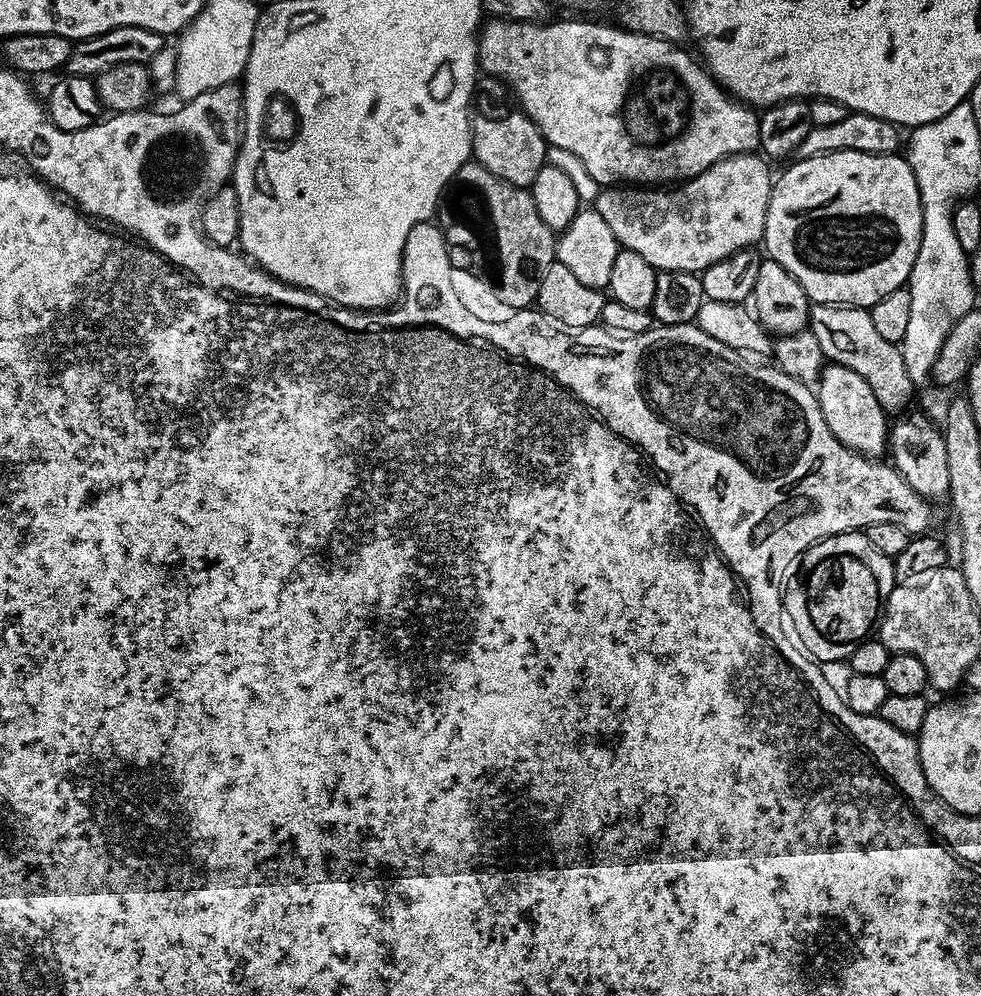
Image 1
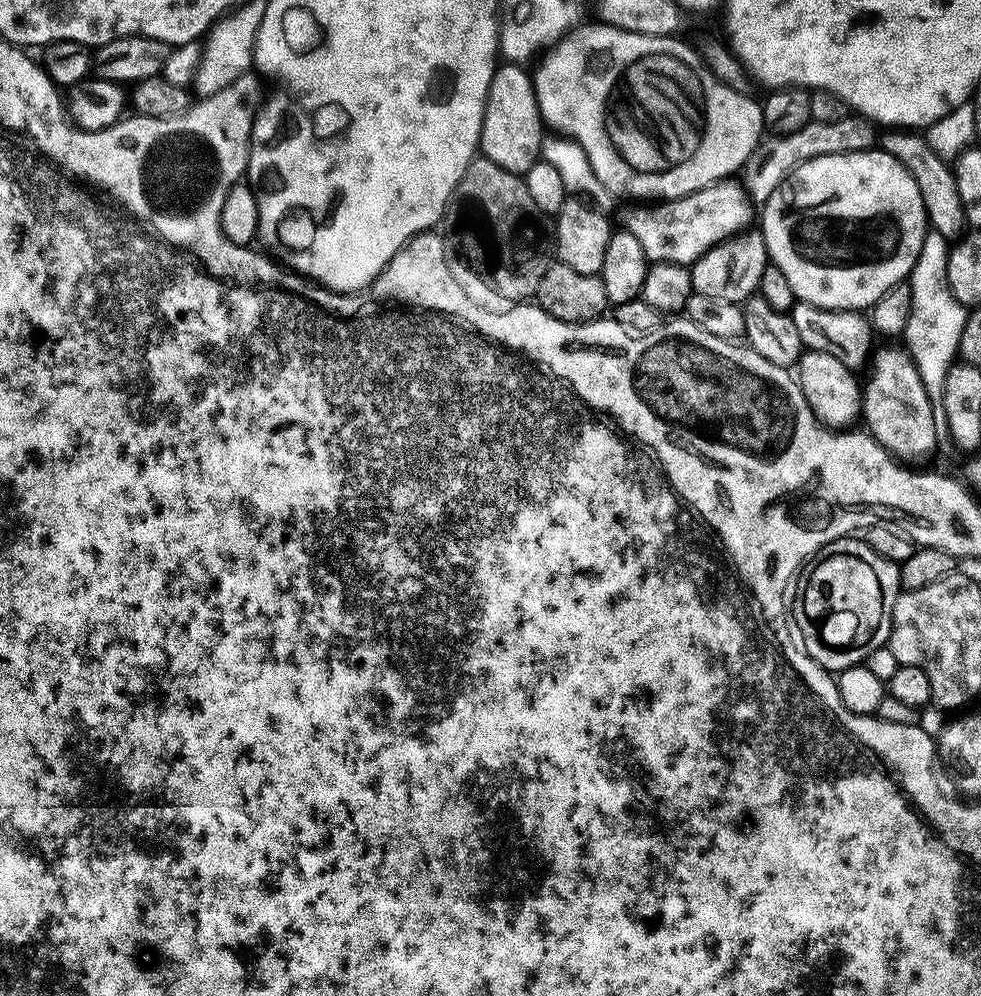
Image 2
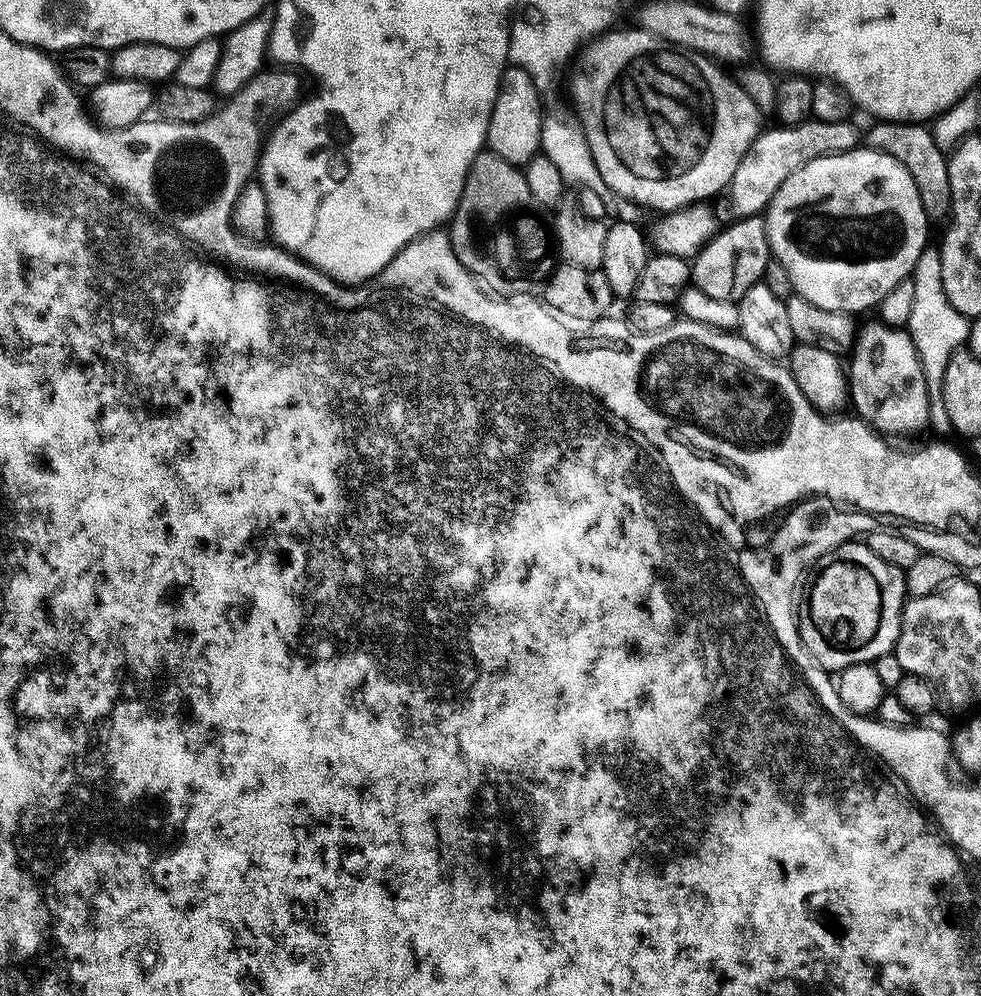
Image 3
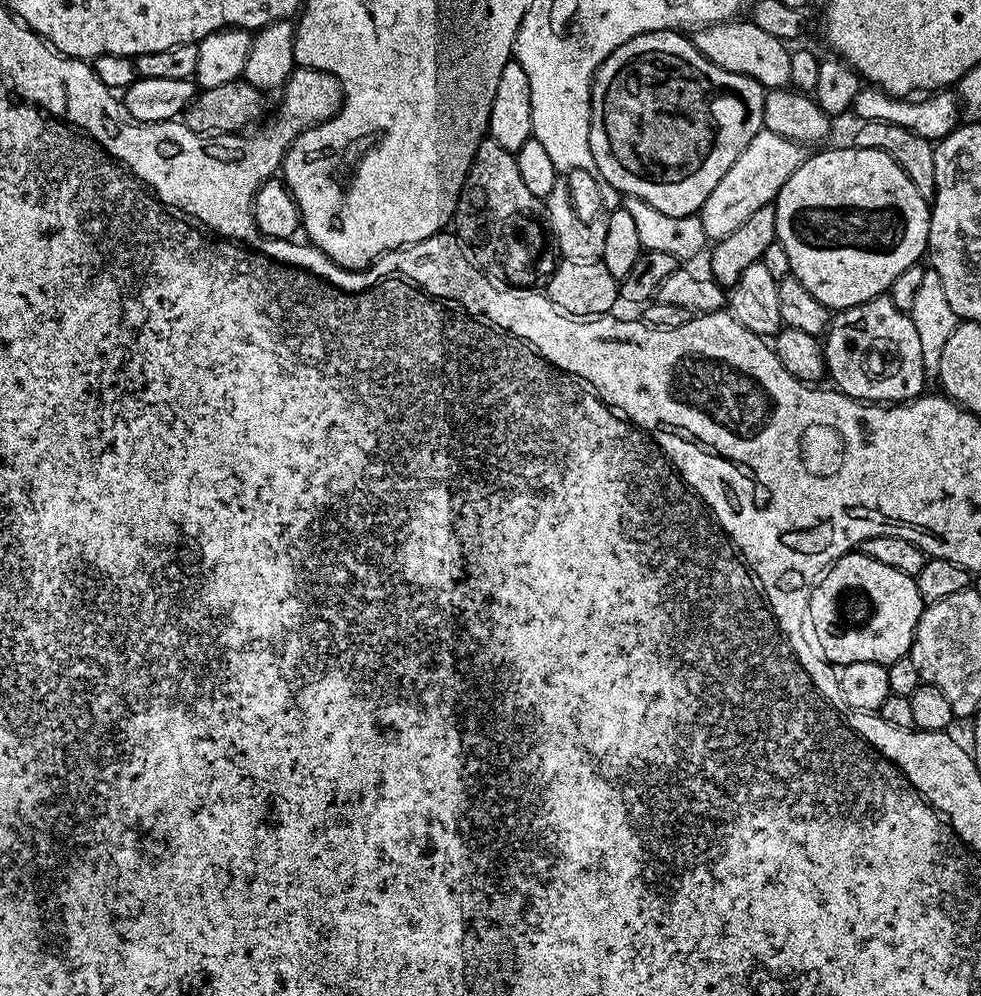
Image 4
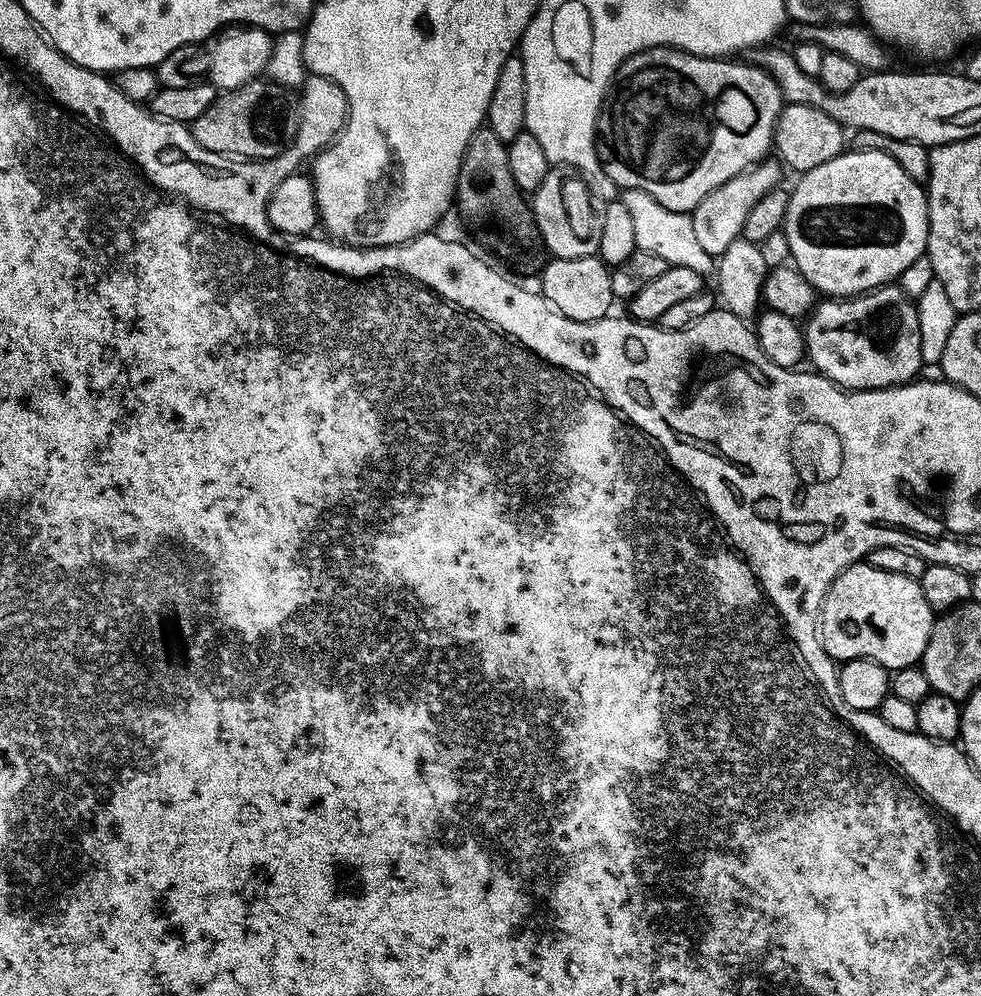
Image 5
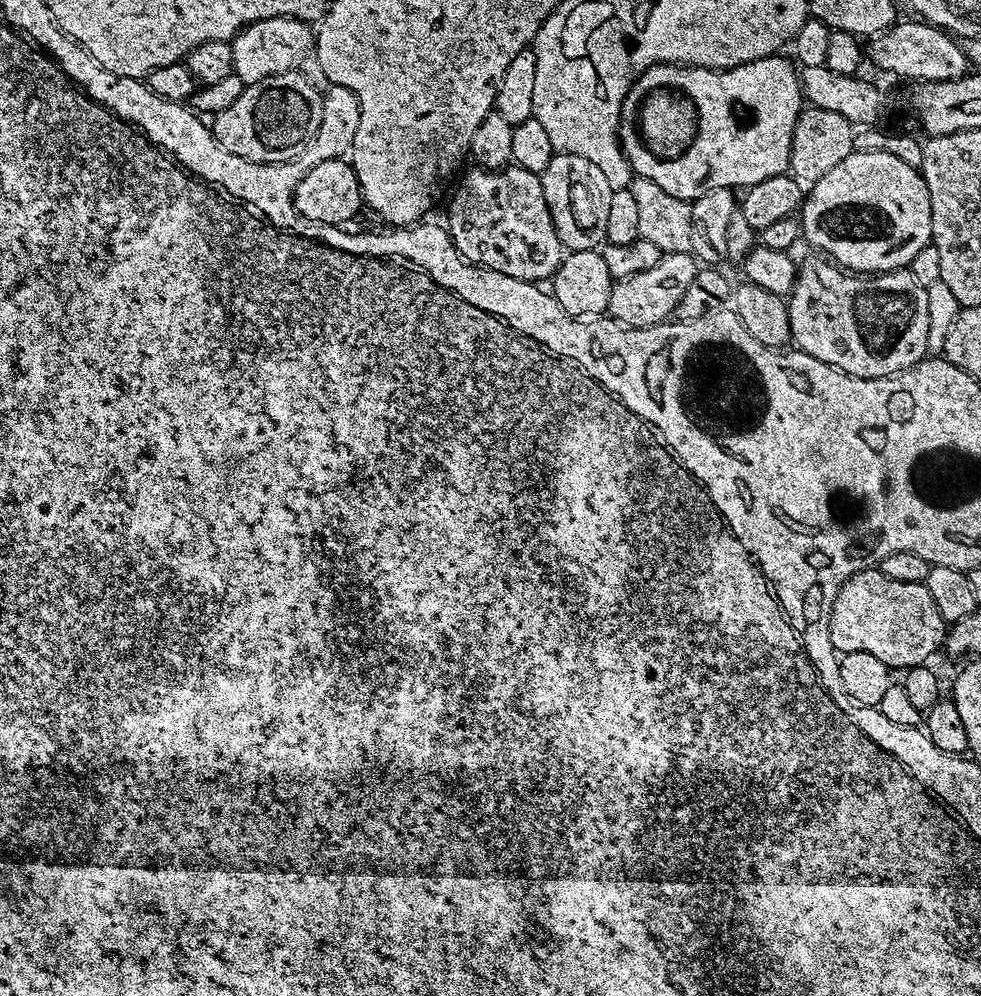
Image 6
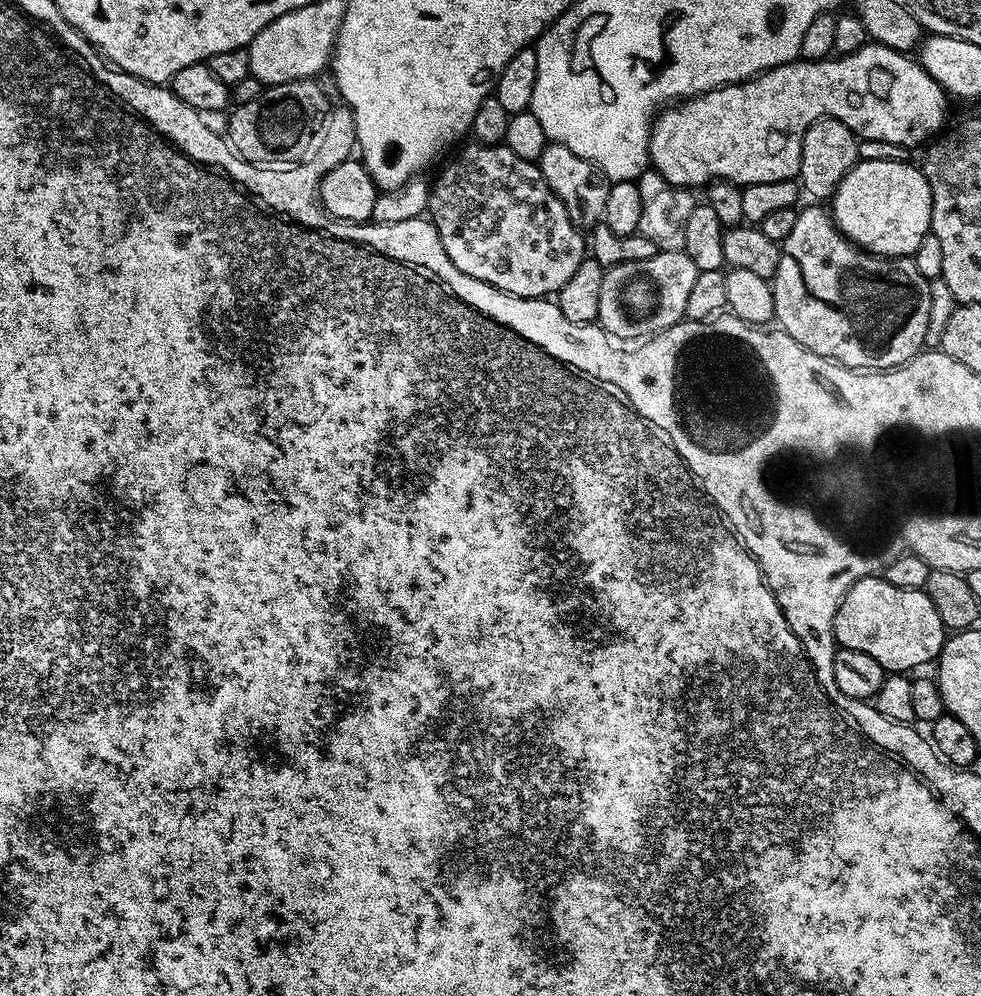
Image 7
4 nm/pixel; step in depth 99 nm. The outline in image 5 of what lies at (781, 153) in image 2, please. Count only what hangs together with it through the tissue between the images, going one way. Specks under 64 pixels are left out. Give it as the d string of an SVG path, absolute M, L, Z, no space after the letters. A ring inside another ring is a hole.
M765 158L760 163L747 168L745 172L739 172L737 176L730 178L730 182L722 182L718 190L710 190L710 194L706 194L702 202L698 202L698 206L692 209L690 215L695 236L698 237L699 245L706 250L707 254L719 258L730 246L730 242L743 237L746 218L750 215L750 210L754 210L762 194L766 194L781 183L780 172L782 173L781 165L775 159Z

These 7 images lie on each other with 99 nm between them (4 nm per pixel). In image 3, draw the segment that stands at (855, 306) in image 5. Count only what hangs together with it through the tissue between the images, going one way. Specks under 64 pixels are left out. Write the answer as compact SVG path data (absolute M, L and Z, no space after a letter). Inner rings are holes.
M874 318L869 324L859 325L855 343L852 345L850 359L846 364L848 377L848 395L855 415L867 420L877 432L916 432L928 424L928 387L922 370L922 362L918 358L918 350L912 341L912 335L904 328L895 328L885 324L880 318Z

